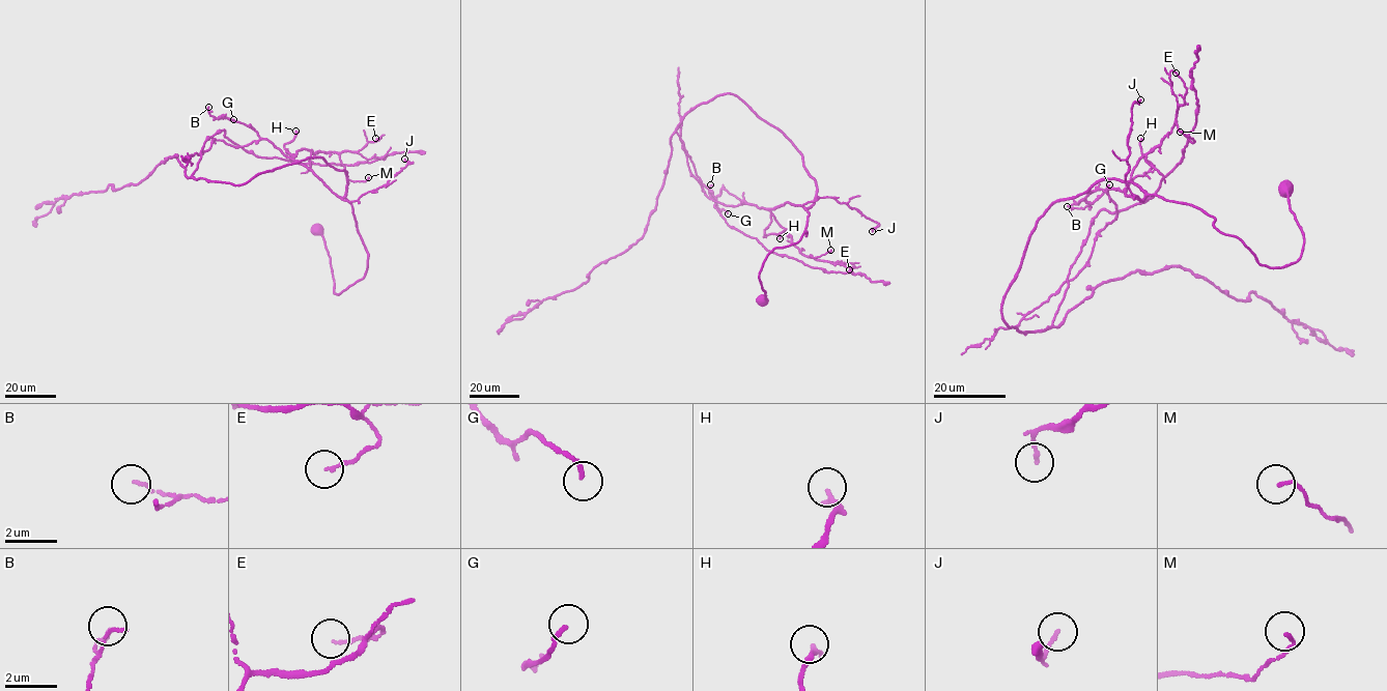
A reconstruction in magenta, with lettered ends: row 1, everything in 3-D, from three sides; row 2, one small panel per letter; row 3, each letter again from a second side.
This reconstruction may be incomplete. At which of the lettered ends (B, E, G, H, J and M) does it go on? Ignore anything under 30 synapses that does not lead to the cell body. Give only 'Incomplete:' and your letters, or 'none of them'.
Incomplete: none of them

